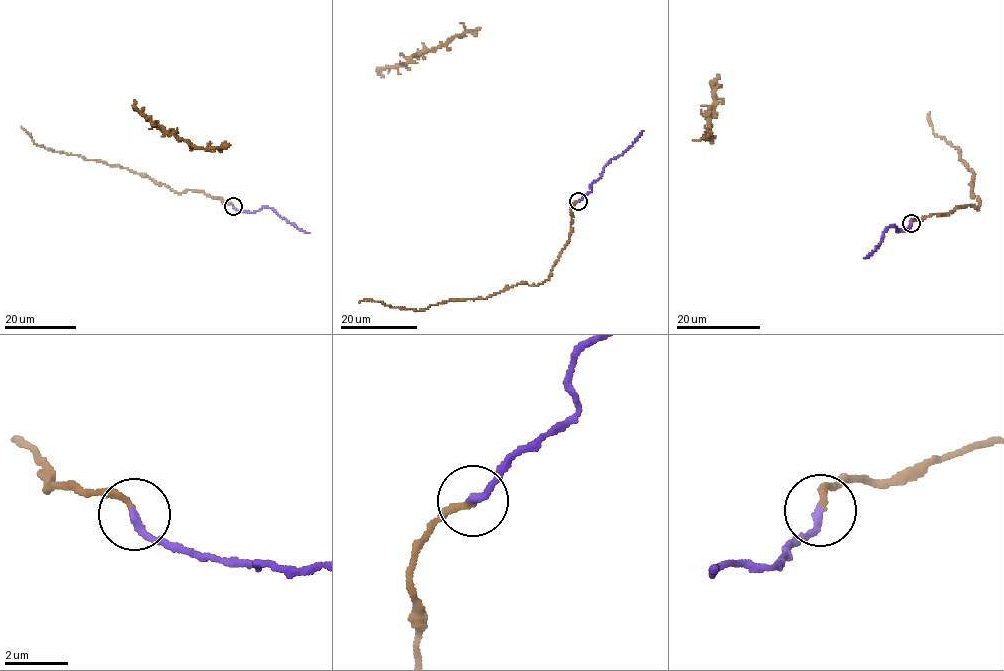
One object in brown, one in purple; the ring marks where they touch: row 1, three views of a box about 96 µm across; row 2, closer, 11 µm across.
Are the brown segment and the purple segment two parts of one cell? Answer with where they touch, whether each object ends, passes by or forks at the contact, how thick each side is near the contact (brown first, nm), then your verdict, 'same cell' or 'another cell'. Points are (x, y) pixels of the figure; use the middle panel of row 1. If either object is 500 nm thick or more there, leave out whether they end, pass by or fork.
place (578, 201); brown ends; purple ends; calibres 170 and 240 nm; same cell

